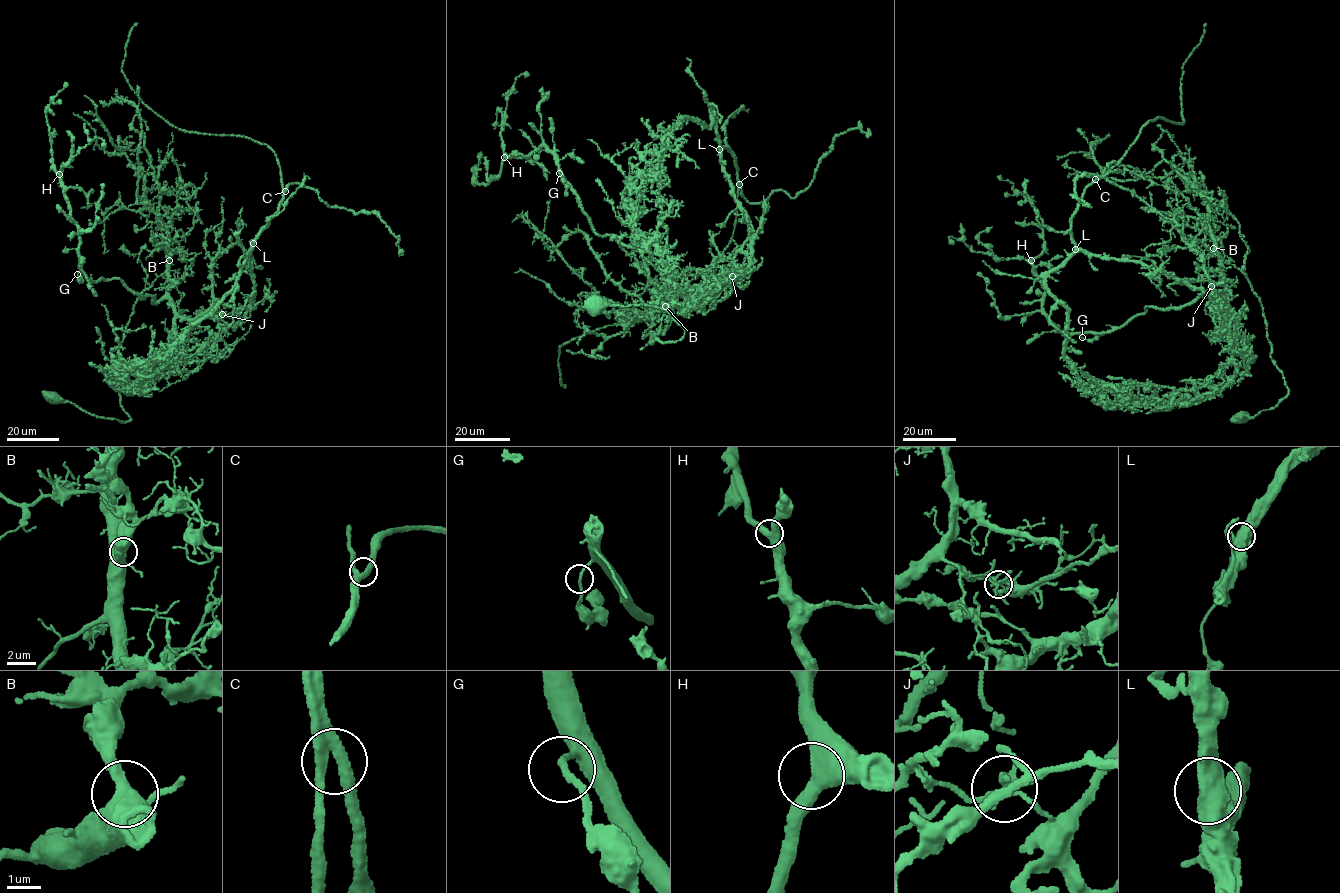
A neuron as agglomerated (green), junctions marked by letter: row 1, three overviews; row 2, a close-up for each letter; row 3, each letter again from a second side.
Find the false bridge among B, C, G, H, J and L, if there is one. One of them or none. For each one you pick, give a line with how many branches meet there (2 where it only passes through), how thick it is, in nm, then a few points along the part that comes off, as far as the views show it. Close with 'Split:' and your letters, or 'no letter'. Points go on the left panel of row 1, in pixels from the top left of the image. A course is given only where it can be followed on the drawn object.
J: 2 | 200 nm | (221, 314), (255, 292), (278, 160), (144, 104), (121, 67), (138, 23)
Split: J

